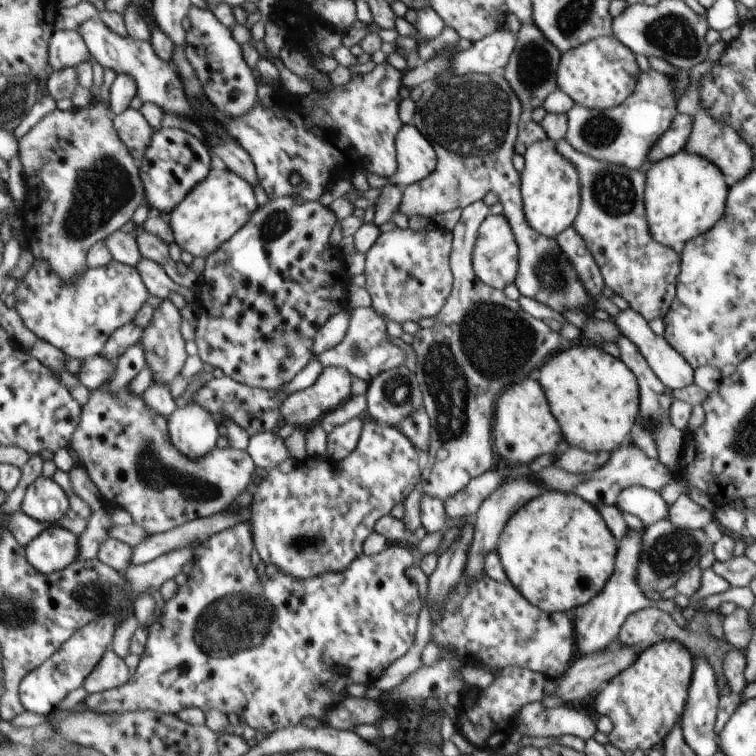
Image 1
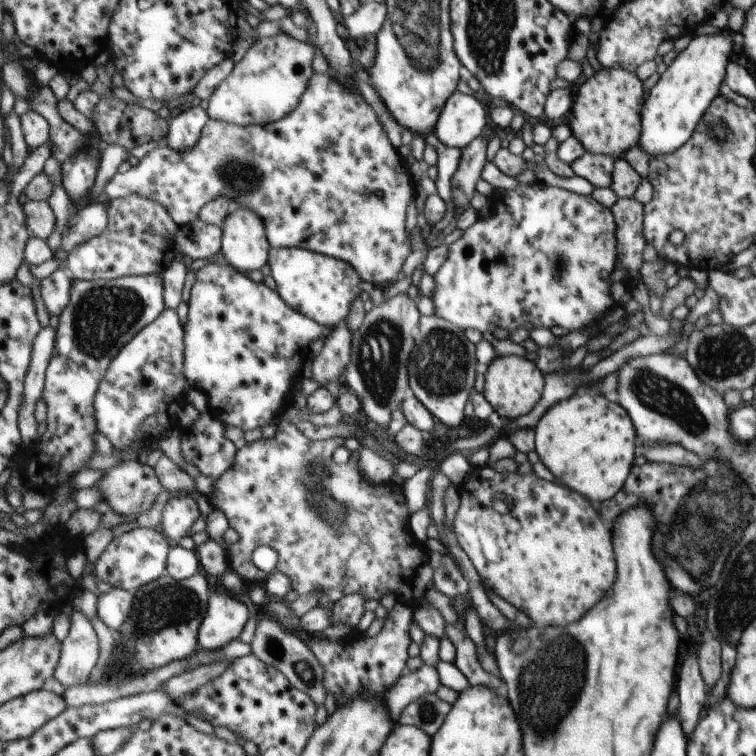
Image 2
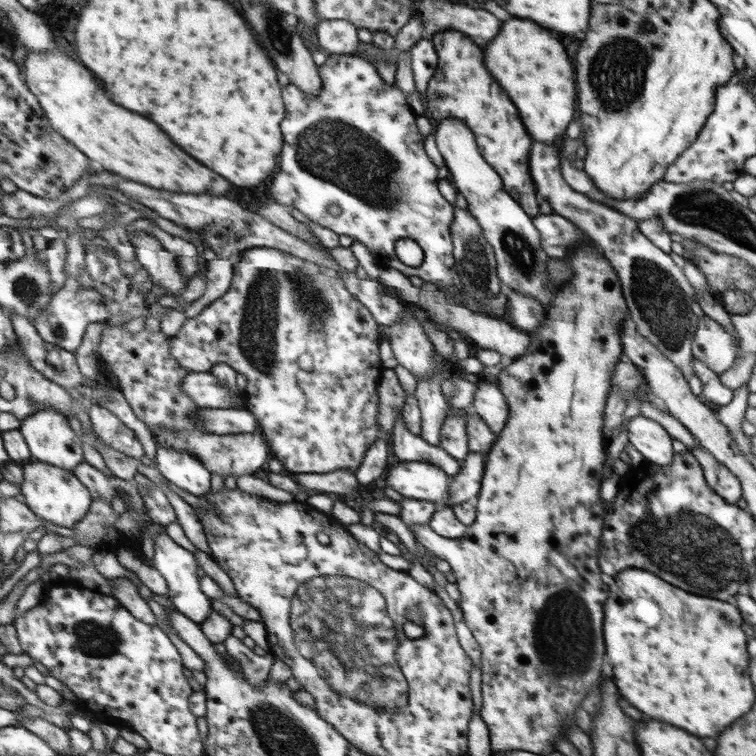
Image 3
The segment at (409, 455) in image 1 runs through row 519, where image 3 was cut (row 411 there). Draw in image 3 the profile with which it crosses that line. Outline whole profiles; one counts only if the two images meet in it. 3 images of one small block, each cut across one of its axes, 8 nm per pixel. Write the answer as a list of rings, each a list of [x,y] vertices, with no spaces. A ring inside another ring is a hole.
[[[251,249],[241,252],[241,258],[232,263],[231,288],[227,294],[223,294],[221,298],[207,305],[199,316],[188,318],[173,339],[171,354],[190,372],[209,372],[215,368],[215,365],[227,363],[234,367],[236,373],[245,376],[247,379],[245,386],[247,410],[257,419],[259,432],[266,436],[263,439],[267,444],[267,451],[288,472],[321,474],[343,469],[354,473],[357,464],[361,462],[363,452],[367,450],[367,446],[373,444],[375,438],[379,438],[377,386],[383,370],[387,370],[387,366],[383,366],[383,354],[379,354],[379,342],[383,342],[385,338],[379,337],[379,323],[371,311],[367,310],[367,307],[363,306],[363,303],[359,302],[359,299],[346,289],[341,278],[331,277],[331,274],[327,274],[324,266],[297,258],[293,254],[284,253],[283,250]]]

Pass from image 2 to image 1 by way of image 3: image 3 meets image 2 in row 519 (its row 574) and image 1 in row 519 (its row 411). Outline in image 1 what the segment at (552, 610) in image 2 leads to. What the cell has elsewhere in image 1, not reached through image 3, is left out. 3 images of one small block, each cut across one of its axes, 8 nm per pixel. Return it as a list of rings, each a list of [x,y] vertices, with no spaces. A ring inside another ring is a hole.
[[[545,491],[520,506],[501,529],[496,544],[503,572],[508,582],[527,602],[546,613],[569,612],[571,606],[586,604],[597,596],[611,576],[613,560],[617,556],[617,544],[609,534],[603,518],[591,503],[579,495],[562,491]]]

